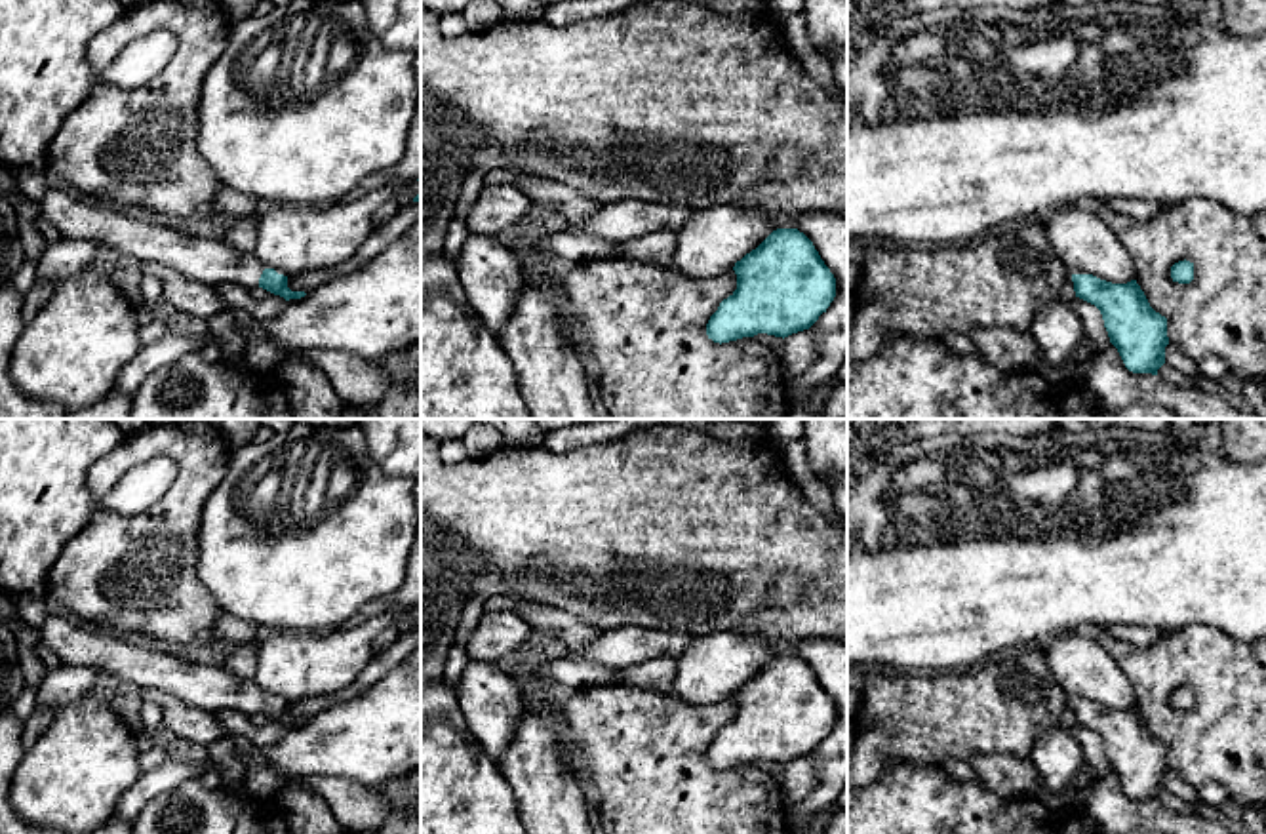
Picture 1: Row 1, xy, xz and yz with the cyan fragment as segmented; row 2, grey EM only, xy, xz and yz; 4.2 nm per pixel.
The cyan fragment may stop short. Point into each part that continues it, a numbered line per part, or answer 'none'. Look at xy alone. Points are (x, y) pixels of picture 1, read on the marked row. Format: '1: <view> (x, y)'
1: xy (212, 261)

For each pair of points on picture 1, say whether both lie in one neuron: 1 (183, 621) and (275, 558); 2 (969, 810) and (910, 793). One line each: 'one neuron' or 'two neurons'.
1: two neurons
2: one neuron

